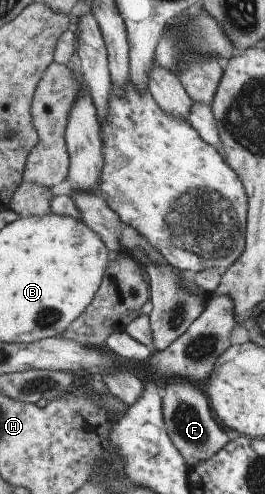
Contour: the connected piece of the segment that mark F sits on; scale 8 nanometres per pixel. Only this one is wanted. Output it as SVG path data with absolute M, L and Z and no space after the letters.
M175 378L164 385L166 393L163 407L168 436L173 440L179 453L183 454L189 467L193 469L197 464L207 461L219 453L230 442L229 435L213 419L212 405L209 405L203 387L185 378Z

